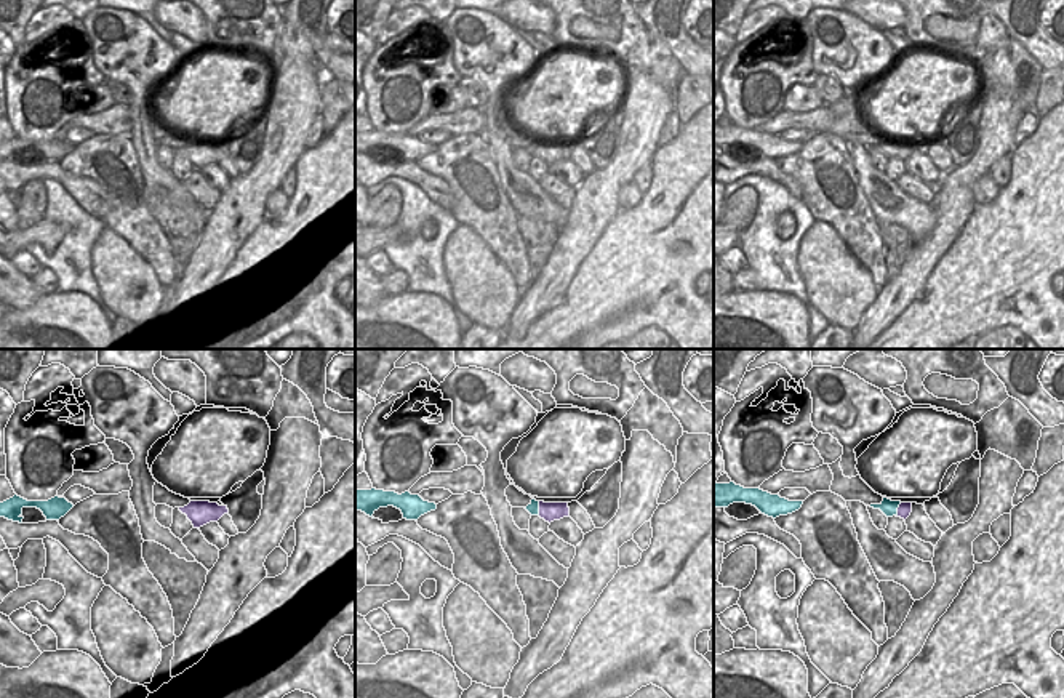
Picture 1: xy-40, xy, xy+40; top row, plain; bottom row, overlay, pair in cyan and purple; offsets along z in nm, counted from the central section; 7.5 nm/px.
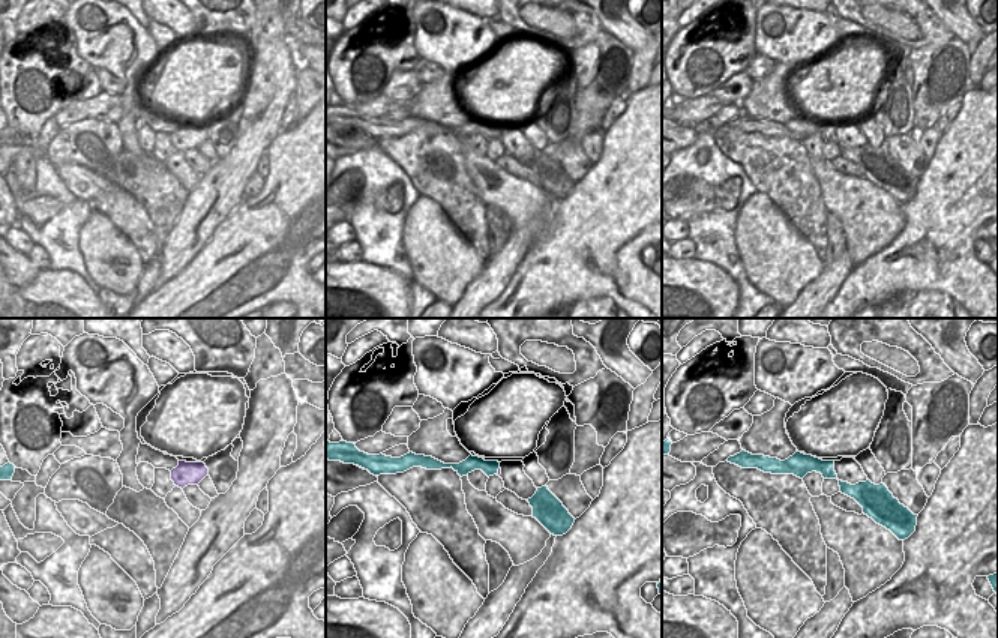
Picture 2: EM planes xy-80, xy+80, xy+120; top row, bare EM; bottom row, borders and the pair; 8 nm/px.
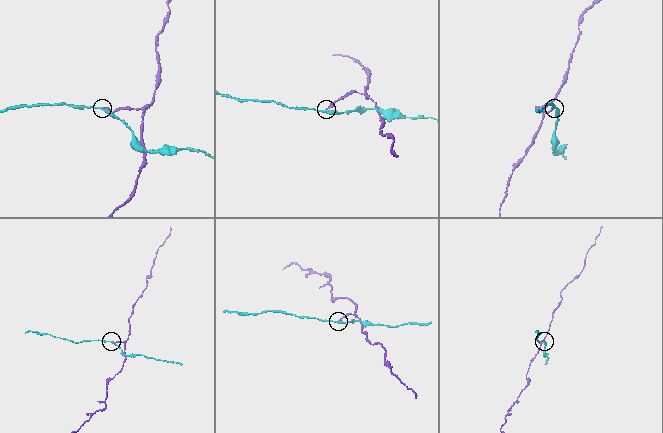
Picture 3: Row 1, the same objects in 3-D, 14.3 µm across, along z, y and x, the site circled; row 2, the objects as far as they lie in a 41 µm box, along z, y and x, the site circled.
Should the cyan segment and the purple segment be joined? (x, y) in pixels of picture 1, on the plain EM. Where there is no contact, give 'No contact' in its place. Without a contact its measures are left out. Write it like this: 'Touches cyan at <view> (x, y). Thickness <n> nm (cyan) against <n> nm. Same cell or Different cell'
Touches cyan at xy (538, 149). Thickness 90 nm (cyan) against 140 nm. Different cell.

